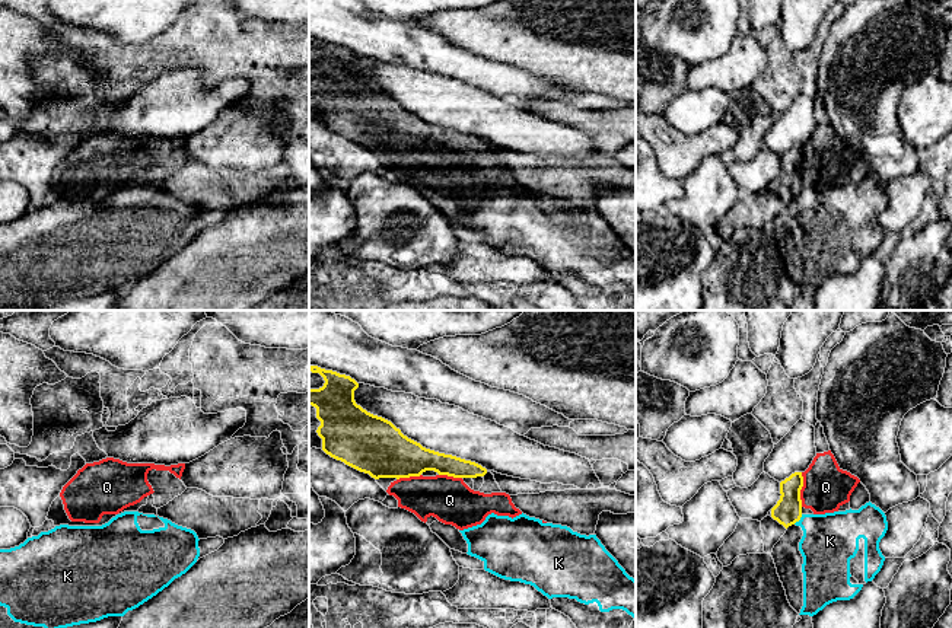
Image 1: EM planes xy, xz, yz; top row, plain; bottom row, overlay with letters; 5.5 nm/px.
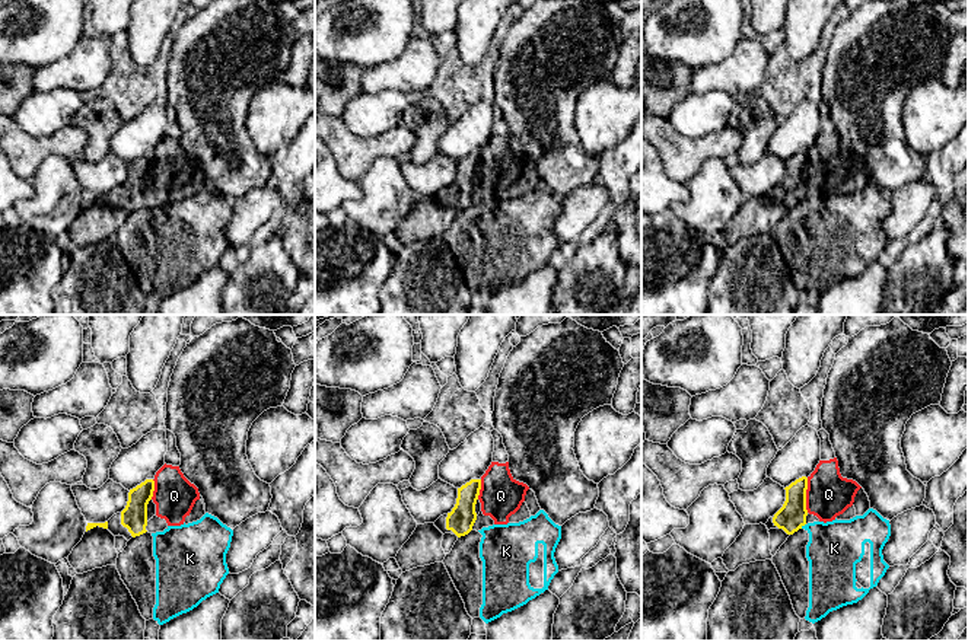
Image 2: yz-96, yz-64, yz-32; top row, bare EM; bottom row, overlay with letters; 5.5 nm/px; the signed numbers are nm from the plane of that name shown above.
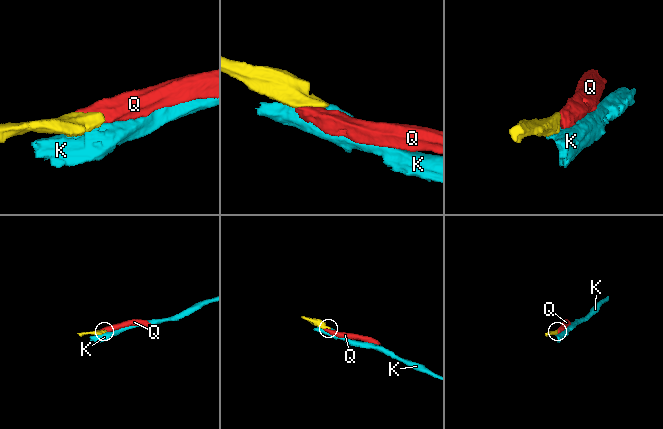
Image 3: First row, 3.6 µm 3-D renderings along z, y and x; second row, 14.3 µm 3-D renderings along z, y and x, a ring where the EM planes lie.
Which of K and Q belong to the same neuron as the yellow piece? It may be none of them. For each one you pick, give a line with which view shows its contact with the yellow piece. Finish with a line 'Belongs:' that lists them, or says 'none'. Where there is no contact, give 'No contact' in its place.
Q: Touches yellow in yz
Belongs: Q

